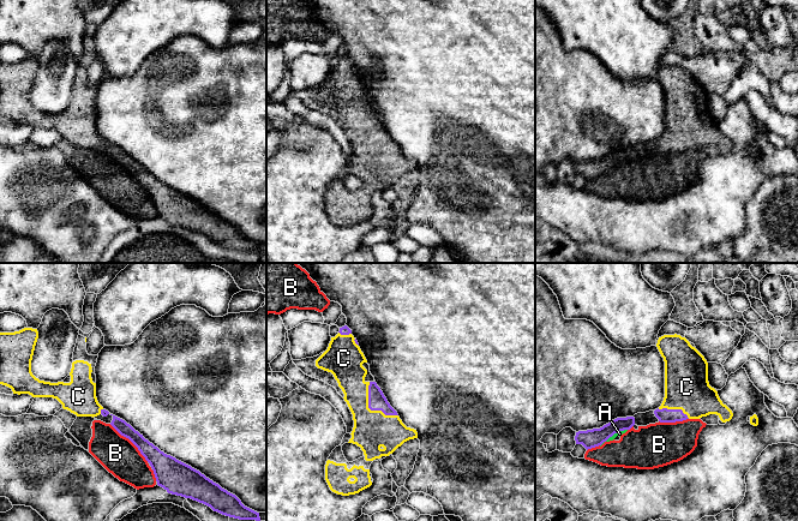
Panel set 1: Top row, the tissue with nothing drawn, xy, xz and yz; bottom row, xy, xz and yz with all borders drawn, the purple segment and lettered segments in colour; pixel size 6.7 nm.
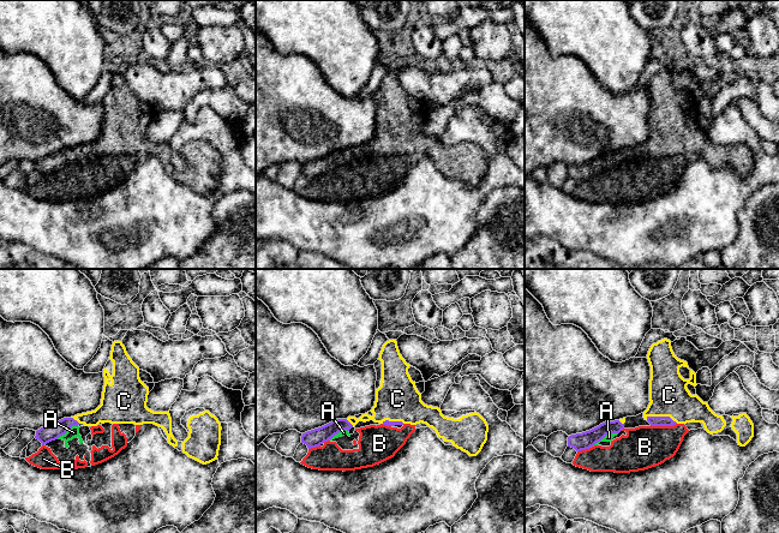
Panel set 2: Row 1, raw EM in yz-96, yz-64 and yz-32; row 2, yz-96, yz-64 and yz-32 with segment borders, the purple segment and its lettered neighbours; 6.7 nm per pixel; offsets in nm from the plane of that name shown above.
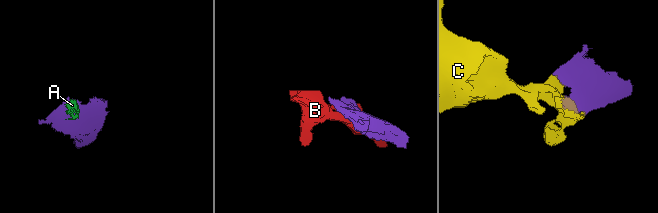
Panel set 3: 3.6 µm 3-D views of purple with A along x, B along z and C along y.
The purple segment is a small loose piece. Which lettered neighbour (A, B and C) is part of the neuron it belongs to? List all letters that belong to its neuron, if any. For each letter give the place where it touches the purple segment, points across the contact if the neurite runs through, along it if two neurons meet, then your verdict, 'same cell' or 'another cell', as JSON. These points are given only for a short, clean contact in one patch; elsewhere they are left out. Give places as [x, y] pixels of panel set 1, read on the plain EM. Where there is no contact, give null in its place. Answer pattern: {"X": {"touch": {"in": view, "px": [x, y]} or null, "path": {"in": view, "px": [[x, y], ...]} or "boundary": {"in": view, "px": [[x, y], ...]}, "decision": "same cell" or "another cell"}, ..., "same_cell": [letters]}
{"A": {"touch": {"in": "yz", "px": [613, 165]}, "boundary": {"in": "yz", "px": [[626, 160], [614, 163], [600, 177]]}, "decision": "another cell"}, "B": {"touch": {"in": "xy", "px": [130, 171]}, "decision": "another cell"}, "C": {"touch": {"in": "xz", "px": [371, 141]}, "decision": "same cell"}, "same_cell": ["C"]}

